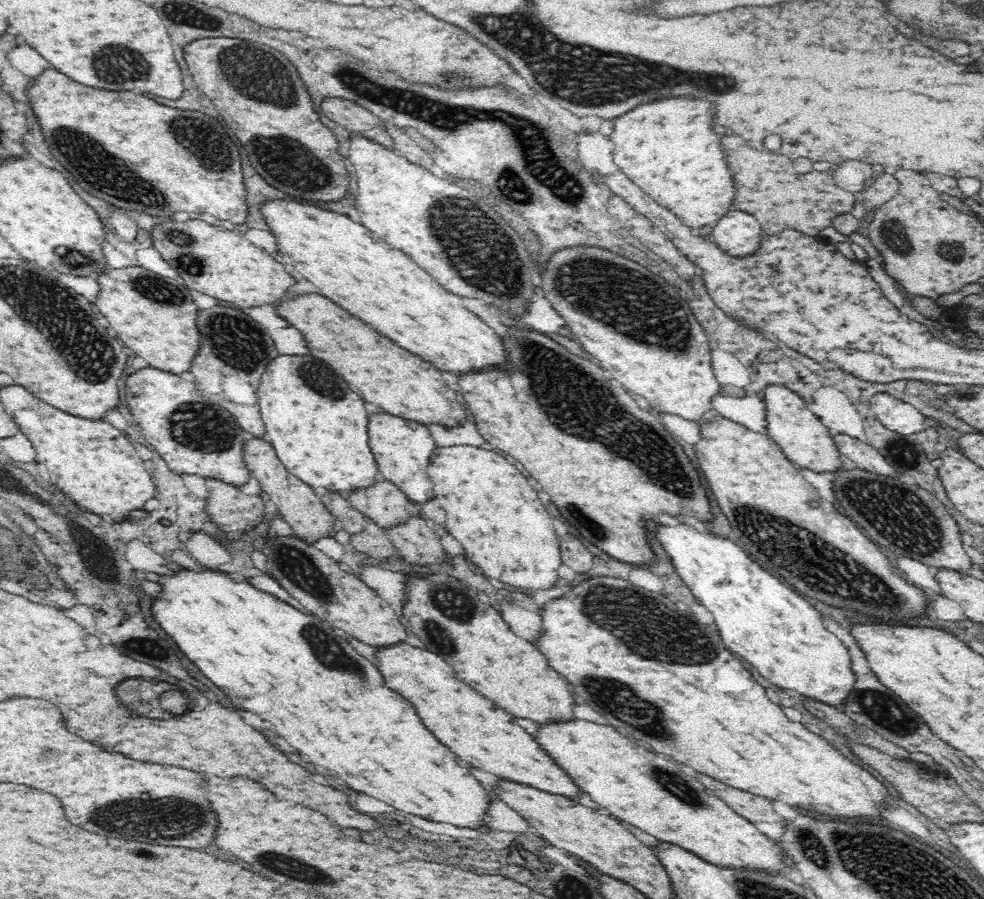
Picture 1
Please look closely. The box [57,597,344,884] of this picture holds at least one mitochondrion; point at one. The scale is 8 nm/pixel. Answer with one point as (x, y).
(174, 820)

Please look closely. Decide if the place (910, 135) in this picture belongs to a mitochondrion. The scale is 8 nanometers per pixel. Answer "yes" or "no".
no

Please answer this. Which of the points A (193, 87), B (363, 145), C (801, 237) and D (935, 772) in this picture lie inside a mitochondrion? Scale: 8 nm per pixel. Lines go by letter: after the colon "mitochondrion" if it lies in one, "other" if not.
A: other
B: other
C: other
D: other

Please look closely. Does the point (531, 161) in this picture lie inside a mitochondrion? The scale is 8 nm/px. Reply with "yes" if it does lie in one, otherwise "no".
yes

